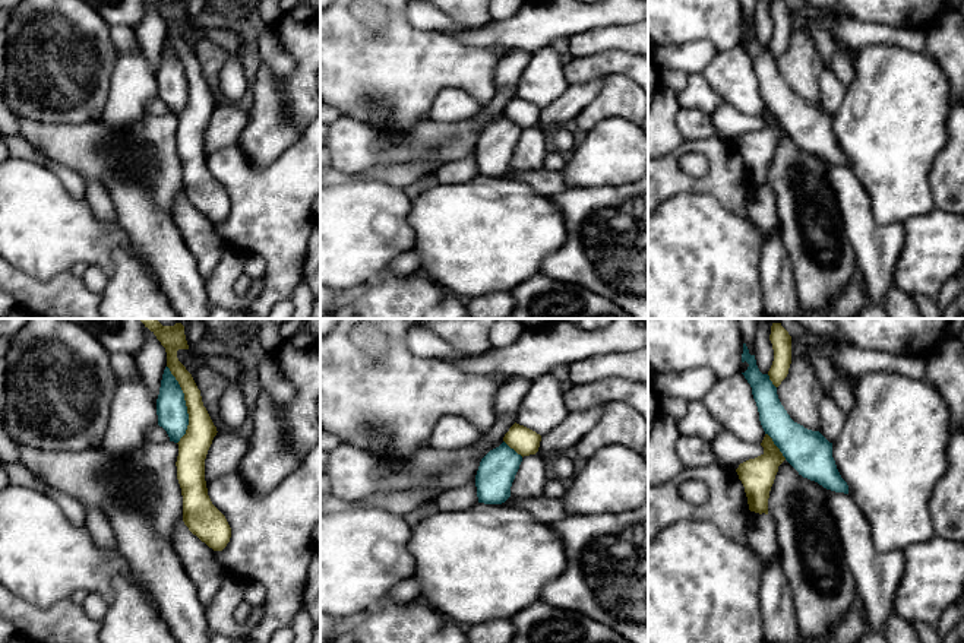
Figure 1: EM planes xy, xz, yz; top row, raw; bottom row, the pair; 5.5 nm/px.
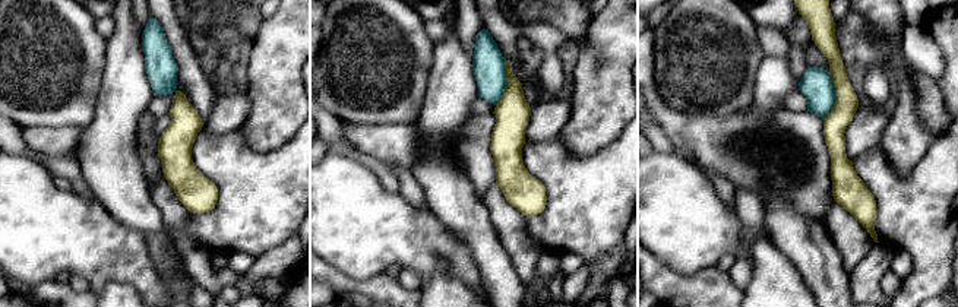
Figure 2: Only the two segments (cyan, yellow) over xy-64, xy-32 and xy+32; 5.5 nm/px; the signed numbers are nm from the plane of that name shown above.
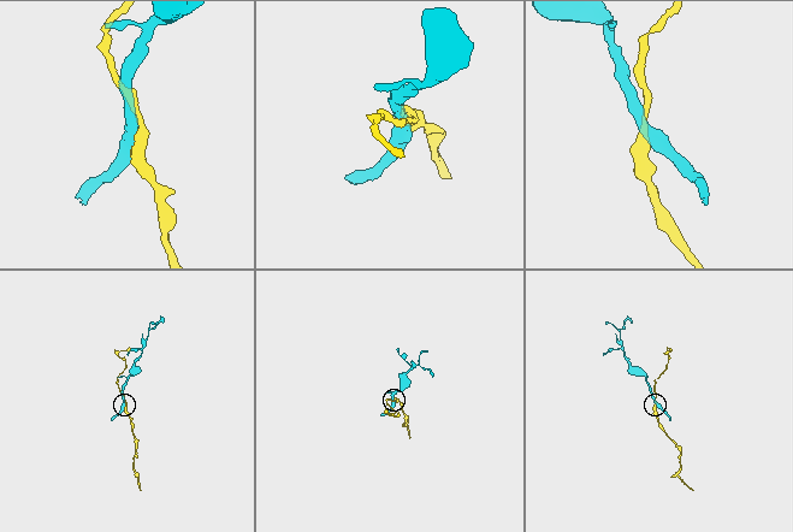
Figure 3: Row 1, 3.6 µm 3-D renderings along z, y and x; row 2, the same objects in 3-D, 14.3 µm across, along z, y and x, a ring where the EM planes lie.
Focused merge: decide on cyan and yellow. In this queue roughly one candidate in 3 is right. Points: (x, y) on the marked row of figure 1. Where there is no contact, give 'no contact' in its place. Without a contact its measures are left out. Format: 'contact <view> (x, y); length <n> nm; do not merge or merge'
contact xy (185, 405); length 440 nm; do not merge

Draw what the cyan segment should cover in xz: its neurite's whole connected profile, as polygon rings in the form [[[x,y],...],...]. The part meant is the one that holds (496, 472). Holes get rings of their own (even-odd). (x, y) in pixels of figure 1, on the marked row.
[[[505,441],[490,450],[480,462],[475,487],[478,503],[502,504],[511,497],[511,487],[522,456]]]

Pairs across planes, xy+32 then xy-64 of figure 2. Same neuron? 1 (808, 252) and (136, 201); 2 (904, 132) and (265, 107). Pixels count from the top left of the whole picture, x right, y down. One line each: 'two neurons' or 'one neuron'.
1: one neuron
2: one neuron

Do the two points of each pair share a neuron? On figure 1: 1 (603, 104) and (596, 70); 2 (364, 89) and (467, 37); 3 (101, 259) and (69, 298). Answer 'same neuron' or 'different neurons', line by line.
1: different neurons
2: different neurons
3: different neurons

